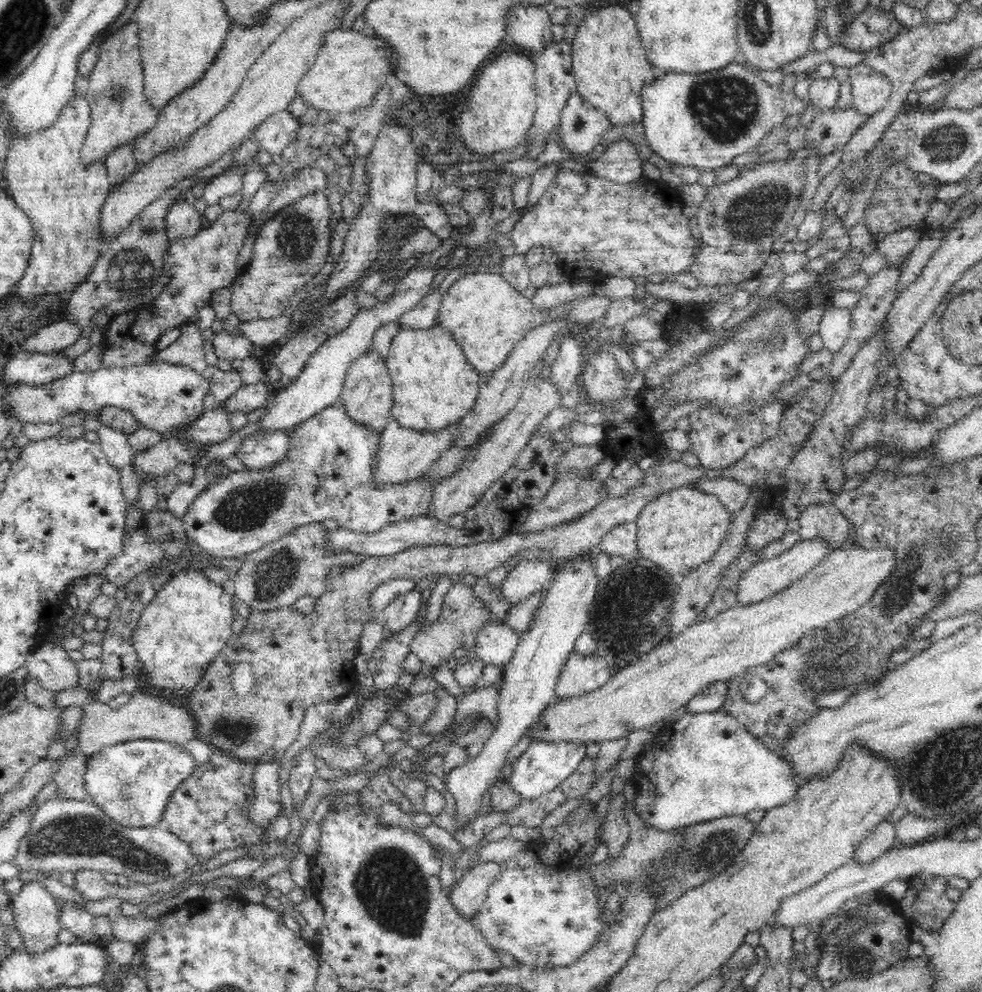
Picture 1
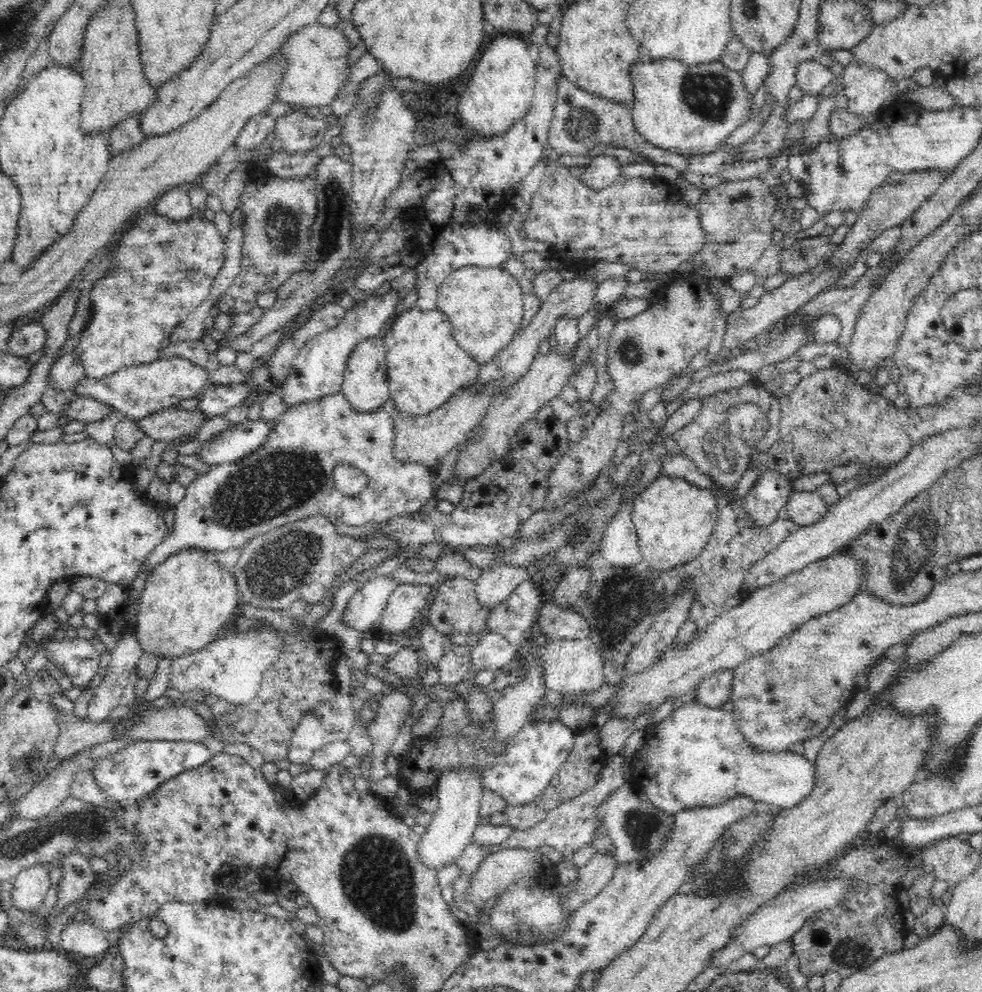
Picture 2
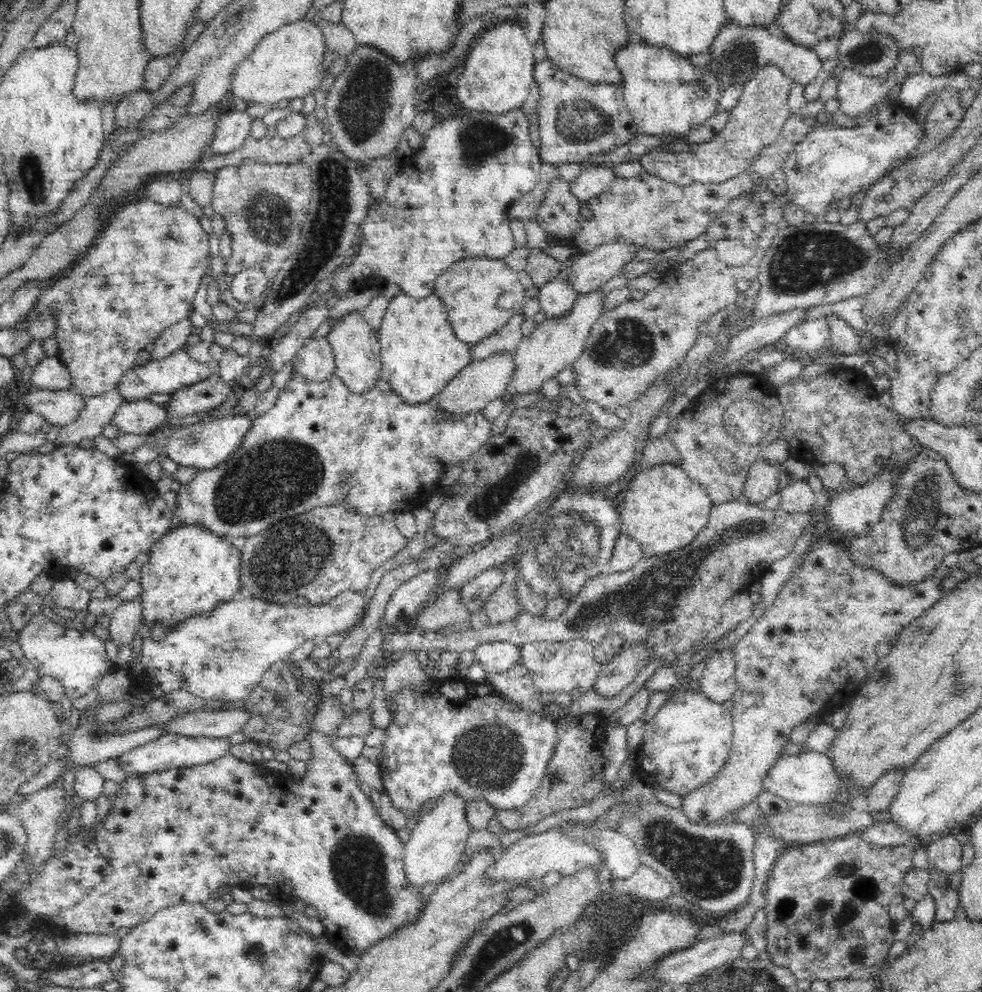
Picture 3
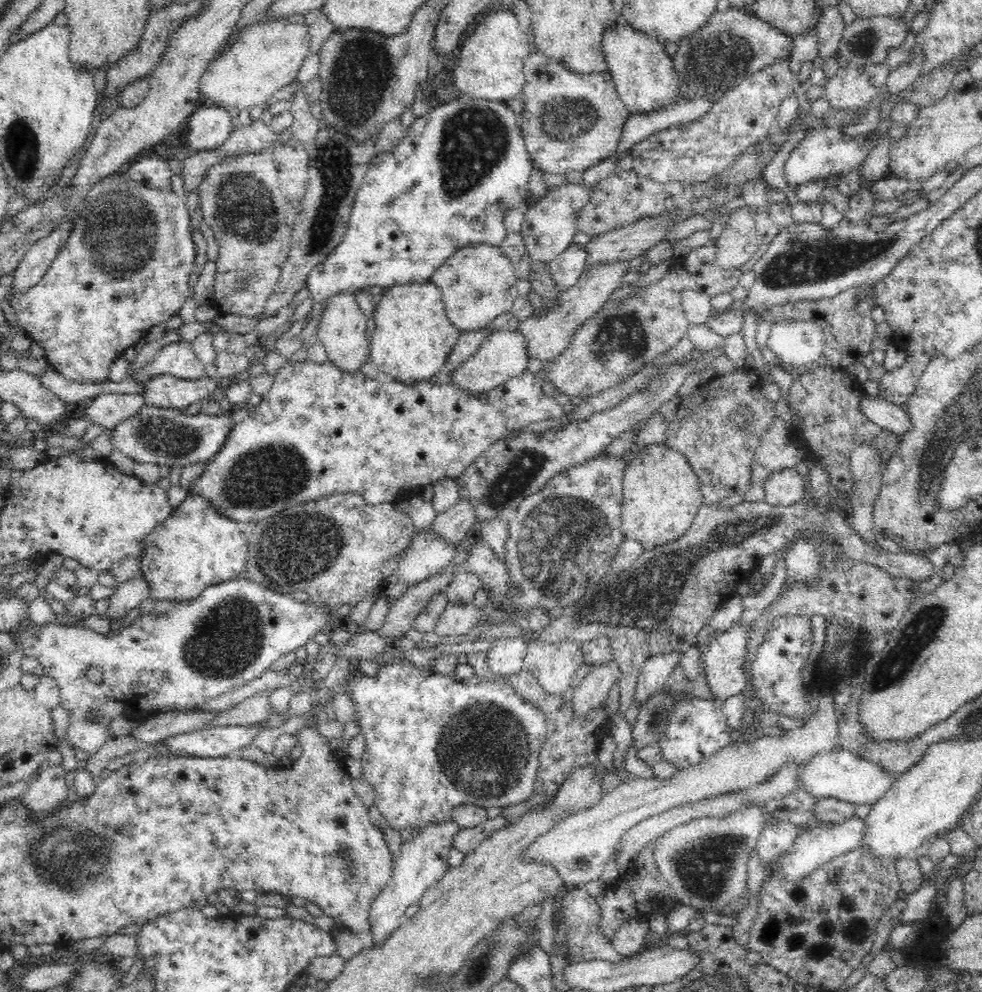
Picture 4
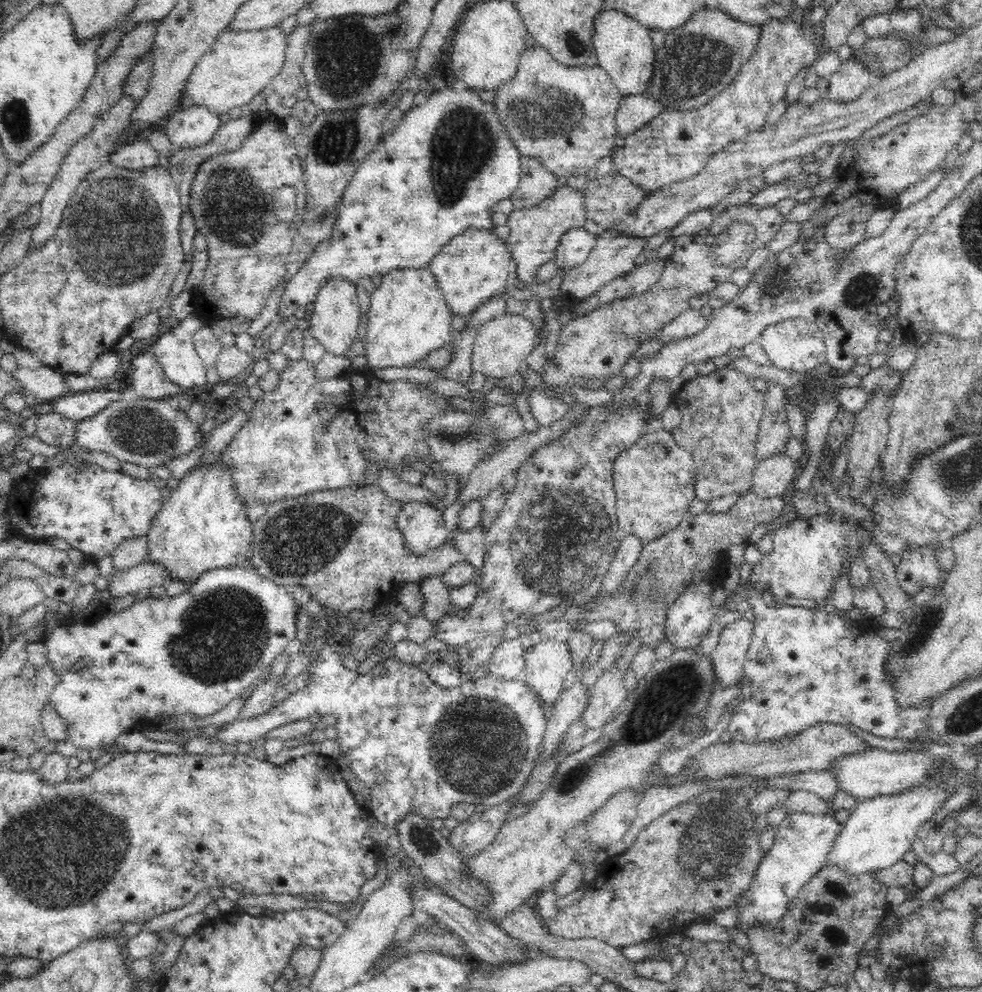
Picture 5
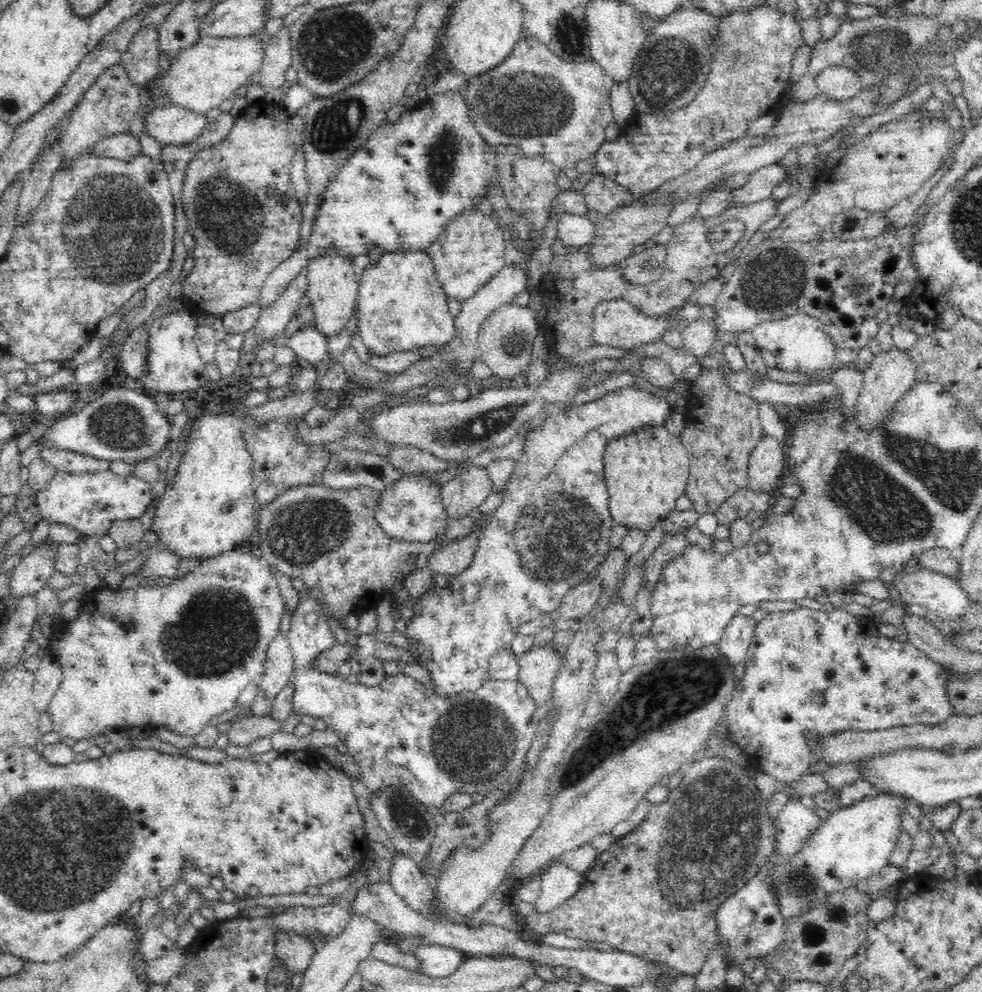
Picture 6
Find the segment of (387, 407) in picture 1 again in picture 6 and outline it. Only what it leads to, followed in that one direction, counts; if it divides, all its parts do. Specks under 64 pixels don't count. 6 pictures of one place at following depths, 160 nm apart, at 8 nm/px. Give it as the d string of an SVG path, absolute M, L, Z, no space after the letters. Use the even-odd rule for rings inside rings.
M332 251L319 257L310 259L305 268L308 288L306 303L309 303L314 312L314 328L318 329L326 338L337 335L341 329L353 318L356 311L358 296L358 278L354 273L354 263L350 257Z

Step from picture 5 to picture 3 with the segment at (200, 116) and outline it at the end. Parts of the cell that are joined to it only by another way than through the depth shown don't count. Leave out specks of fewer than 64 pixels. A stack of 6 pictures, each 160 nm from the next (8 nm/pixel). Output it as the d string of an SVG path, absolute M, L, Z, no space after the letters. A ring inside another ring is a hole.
M240 107L220 116L214 138L209 144L214 154L224 154L237 149L250 134L253 120Z

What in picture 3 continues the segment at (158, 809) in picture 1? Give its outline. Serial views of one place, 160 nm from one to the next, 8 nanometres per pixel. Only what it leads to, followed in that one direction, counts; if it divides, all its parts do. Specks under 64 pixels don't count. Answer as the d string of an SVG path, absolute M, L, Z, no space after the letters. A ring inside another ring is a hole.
M164 733L158 740L152 740L152 742L142 740L138 748L125 752L120 756L119 760L121 761L123 770L126 772L126 776L142 776L162 769L189 767L212 762L214 759L228 755L230 746L232 744L228 741L228 737L208 737L206 735L184 736L176 733Z

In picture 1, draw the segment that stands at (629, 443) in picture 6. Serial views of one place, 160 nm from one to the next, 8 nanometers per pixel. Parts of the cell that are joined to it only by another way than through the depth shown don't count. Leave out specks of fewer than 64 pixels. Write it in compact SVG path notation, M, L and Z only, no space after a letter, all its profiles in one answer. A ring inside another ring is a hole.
M692 487L661 492L644 505L636 520L637 557L650 560L673 577L684 578L716 554L726 540L732 522L732 514L717 496Z

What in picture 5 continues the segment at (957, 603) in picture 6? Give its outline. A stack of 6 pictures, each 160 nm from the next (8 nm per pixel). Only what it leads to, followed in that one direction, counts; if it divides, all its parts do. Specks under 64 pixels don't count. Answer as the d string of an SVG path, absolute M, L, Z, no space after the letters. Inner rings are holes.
M929 546L906 551L897 568L896 579L904 593L917 595L924 588L937 589L940 595L945 584L946 573L938 565L935 550Z

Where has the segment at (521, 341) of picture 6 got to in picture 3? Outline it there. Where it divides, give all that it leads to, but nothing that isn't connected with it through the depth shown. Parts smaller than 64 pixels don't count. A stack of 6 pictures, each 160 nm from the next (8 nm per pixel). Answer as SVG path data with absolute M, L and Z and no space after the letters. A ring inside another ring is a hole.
M504 351L482 360L470 361L470 364L447 382L447 385L434 398L434 403L438 404L446 417L454 417L454 419L460 415L465 417L473 412L482 411L491 400L503 397L506 393L506 388L514 374L514 356L515 353Z

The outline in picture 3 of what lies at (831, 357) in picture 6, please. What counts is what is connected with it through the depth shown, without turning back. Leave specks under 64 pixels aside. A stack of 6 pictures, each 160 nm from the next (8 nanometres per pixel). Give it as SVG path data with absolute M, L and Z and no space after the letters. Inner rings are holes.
M826 318L808 319L788 332L775 344L775 348L786 355L802 357L806 354L819 354L827 349L829 330Z

